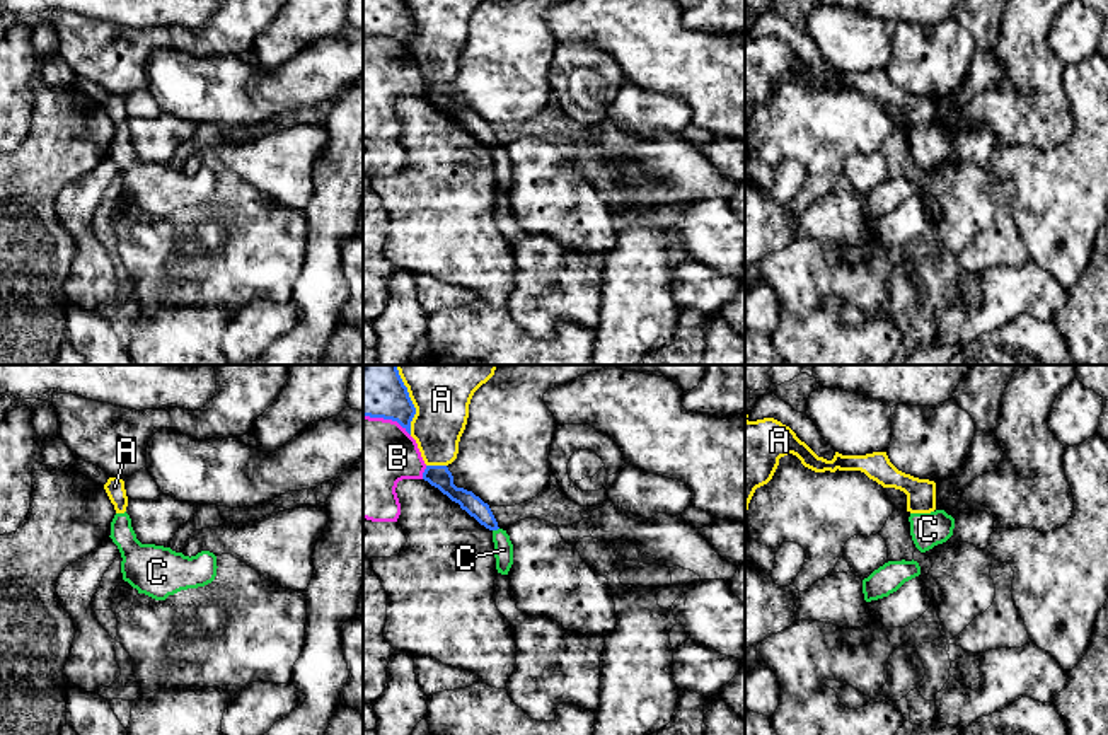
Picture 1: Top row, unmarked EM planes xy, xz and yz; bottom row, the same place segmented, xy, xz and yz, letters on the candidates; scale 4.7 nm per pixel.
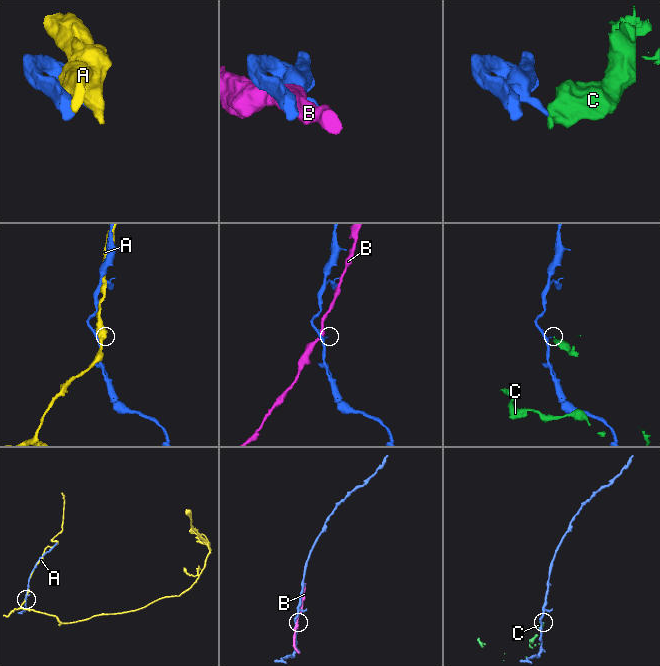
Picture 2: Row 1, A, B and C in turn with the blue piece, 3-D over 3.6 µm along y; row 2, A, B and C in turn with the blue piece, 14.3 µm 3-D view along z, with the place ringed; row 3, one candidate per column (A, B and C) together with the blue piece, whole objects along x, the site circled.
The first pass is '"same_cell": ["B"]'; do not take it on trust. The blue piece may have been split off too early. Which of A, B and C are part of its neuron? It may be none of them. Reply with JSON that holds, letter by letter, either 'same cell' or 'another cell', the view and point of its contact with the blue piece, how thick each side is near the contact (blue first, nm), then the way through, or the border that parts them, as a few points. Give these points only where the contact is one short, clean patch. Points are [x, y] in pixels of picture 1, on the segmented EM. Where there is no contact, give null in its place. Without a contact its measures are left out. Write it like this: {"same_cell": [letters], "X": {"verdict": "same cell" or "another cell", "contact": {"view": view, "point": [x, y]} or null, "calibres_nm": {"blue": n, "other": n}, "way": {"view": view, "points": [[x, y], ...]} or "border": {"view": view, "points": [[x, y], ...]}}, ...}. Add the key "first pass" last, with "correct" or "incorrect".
{"same_cell": [], "A": {"verdict": "another cell", "contact": {"view": "xz", "point": [409, 399]}, "calibres_nm": {"blue": 340, "other": 400}}, "B": {"verdict": "another cell", "contact": {"view": "xz", "point": [423, 473]}, "calibres_nm": {"blue": 110, "other": 340}}, "C": {"verdict": "another cell", "contact": {"view": "xz", "point": [495, 529]}, "calibres_nm": {"blue": 90, "other": 100}, "border": {"view": "xz", "points": [[498, 527], [493, 531]]}}, "first pass": "incorrect"}

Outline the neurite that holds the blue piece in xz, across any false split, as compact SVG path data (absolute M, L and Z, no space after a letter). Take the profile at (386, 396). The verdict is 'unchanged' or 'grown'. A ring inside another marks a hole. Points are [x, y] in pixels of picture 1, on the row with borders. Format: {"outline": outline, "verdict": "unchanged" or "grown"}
{"outline": "M363 365L363 416L397 421L411 435L414 414L397 365Z", "verdict": "unchanged"}

